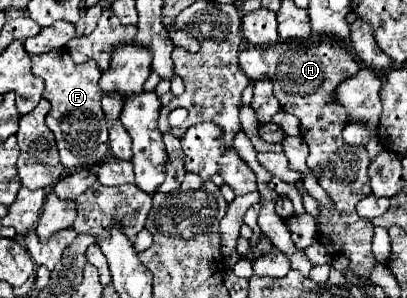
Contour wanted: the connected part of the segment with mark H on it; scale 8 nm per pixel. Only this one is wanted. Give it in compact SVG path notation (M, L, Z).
M322 40L322 42L278 42L276 46L266 48L254 46L250 50L240 52L238 62L250 80L268 76L274 82L274 96L278 98L282 110L298 116L302 138L310 148L308 166L324 168L324 176L318 182L336 204L334 208L320 208L318 240L328 248L328 252L346 254L350 258L350 270L354 270L354 274L362 278L368 278L370 268L376 264L374 254L370 250L374 224L372 220L358 216L356 204L358 200L370 194L370 178L368 178L370 158L366 148L346 146L346 142L342 142L346 114L342 114L338 106L330 106L330 94L334 94L334 86L342 82L342 78L348 78L350 74L356 74L360 70L358 60L340 44Z

